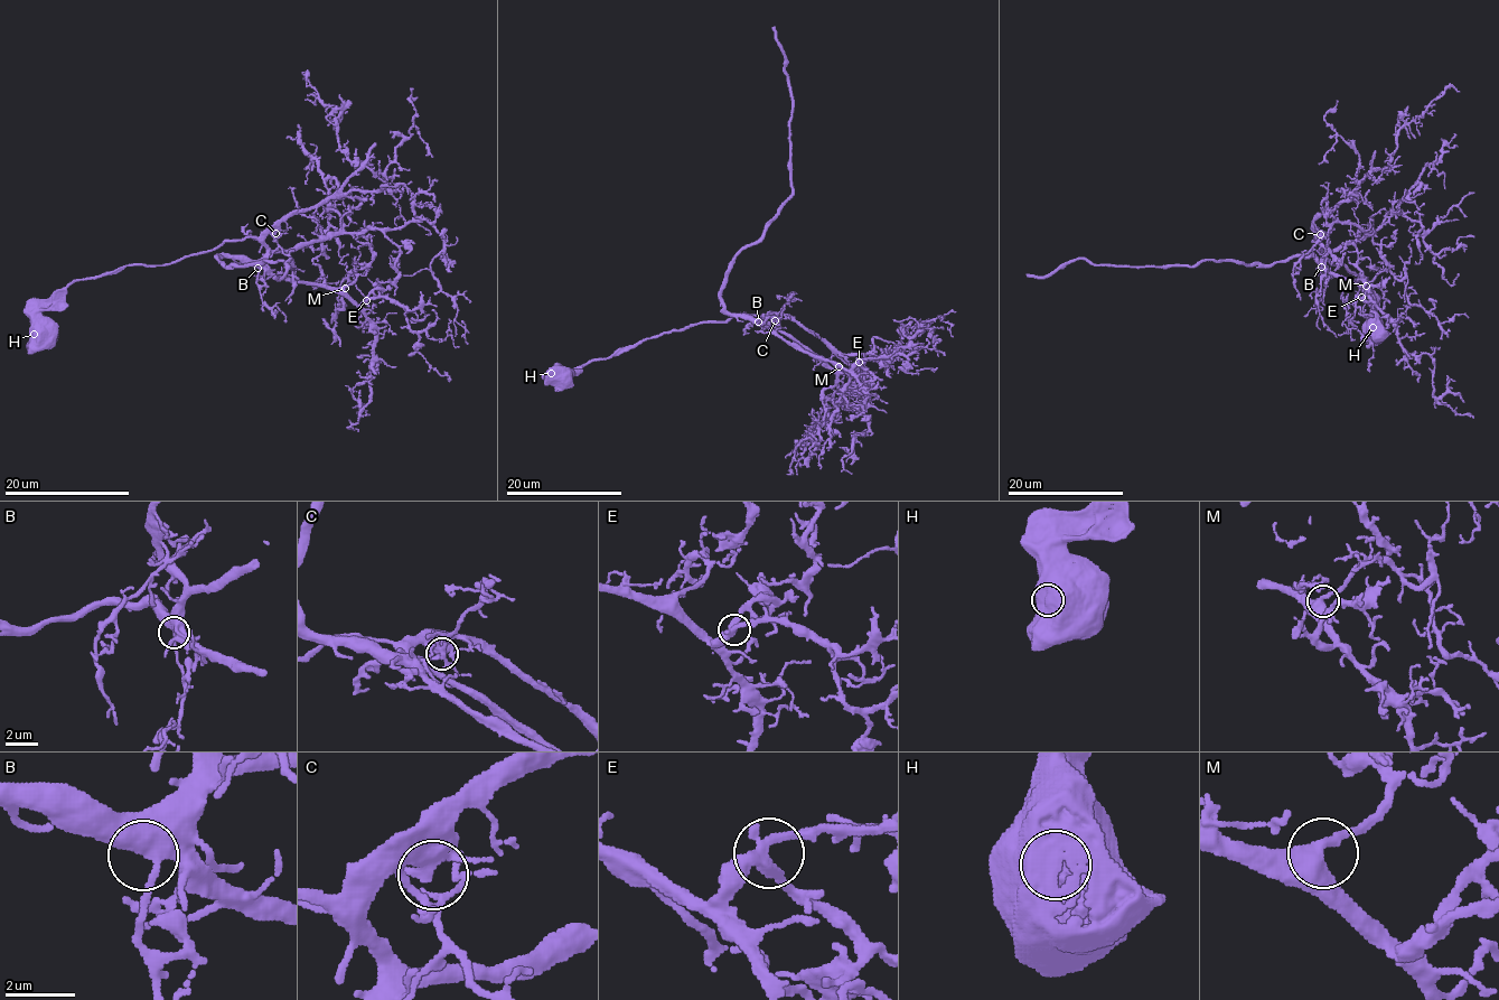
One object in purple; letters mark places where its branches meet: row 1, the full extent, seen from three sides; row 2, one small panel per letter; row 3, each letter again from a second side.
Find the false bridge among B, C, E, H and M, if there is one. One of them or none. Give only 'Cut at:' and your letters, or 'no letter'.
Cut at: no letter

